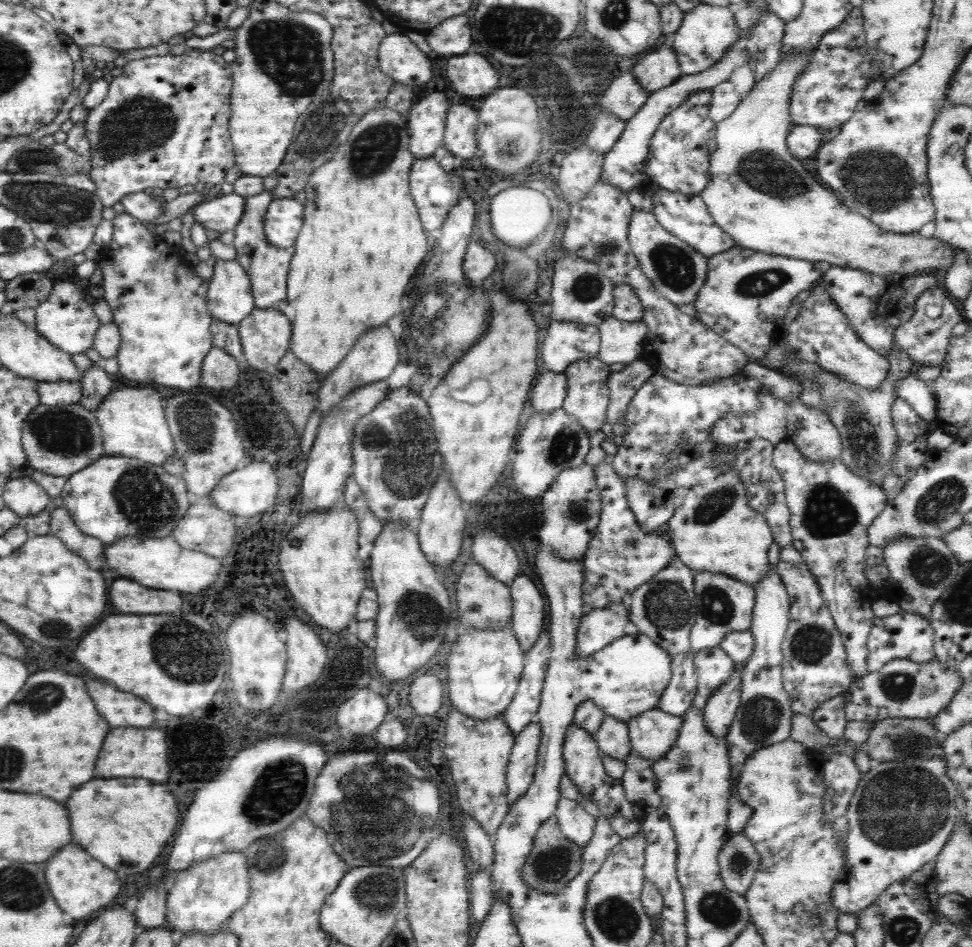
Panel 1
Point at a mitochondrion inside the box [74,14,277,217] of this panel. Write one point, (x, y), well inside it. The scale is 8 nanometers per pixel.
(141, 125)

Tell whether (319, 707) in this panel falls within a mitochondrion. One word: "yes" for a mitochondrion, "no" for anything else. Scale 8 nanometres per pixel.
no

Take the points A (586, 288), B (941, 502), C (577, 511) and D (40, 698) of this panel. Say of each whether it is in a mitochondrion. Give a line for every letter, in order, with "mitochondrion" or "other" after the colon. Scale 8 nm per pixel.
A: mitochondrion
B: mitochondrion
C: mitochondrion
D: mitochondrion

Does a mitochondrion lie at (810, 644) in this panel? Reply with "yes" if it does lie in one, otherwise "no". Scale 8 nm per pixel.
yes

